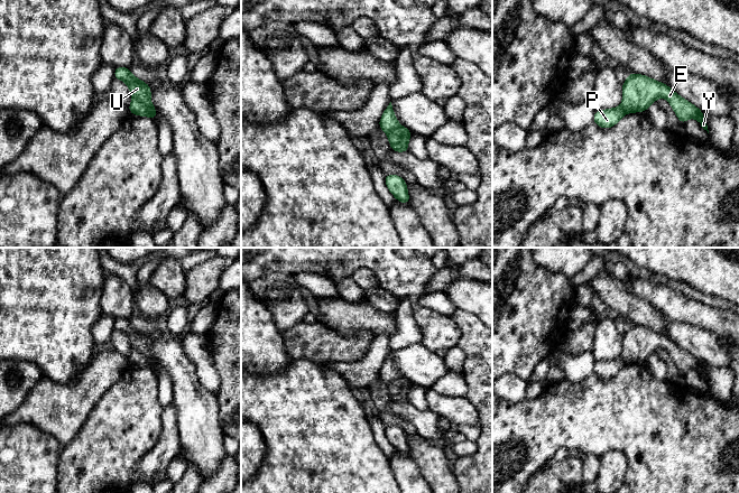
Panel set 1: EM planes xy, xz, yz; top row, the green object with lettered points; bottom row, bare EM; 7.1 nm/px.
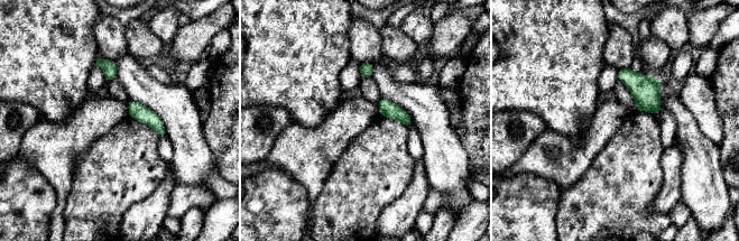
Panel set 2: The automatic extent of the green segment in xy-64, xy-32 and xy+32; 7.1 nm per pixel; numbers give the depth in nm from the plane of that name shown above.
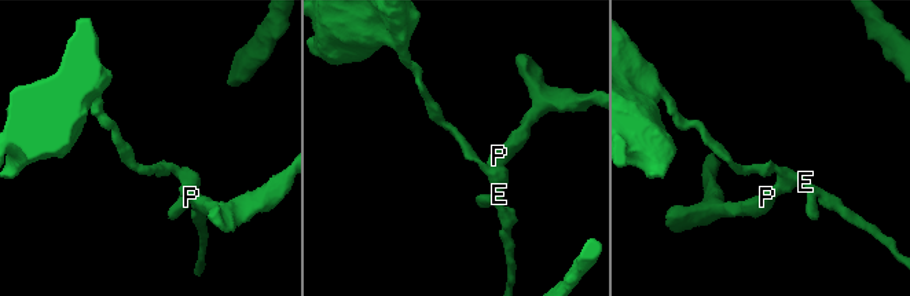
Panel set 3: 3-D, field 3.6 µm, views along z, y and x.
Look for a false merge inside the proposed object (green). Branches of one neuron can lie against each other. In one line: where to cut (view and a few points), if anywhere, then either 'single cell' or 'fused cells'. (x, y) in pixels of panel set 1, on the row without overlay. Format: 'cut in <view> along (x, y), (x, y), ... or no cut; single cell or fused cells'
cut in xy along (134, 349), (138, 350), (155, 364); fused cells

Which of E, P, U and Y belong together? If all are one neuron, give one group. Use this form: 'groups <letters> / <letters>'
groups E U Y / P

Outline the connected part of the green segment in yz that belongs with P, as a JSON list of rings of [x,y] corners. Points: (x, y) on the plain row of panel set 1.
[[[621,356],[608,361],[598,361],[593,368],[593,373],[601,379],[608,380],[616,376],[625,365],[625,360]]]

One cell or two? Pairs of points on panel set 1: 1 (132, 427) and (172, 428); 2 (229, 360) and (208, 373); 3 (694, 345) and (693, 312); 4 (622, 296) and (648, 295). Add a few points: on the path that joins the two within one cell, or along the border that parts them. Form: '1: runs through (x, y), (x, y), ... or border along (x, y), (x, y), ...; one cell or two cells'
1: border along (163, 408), (162, 433), (156, 444), (148, 450); two cells
2: border along (209, 342), (219, 375), (214, 393); two cells
3: border along (667, 318), (694, 324), (717, 336); two cells
4: border along (634, 292), (657, 310); two cells

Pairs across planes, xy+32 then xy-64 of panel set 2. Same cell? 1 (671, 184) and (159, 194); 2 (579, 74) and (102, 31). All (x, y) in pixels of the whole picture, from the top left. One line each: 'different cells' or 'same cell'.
1: same cell
2: different cells

